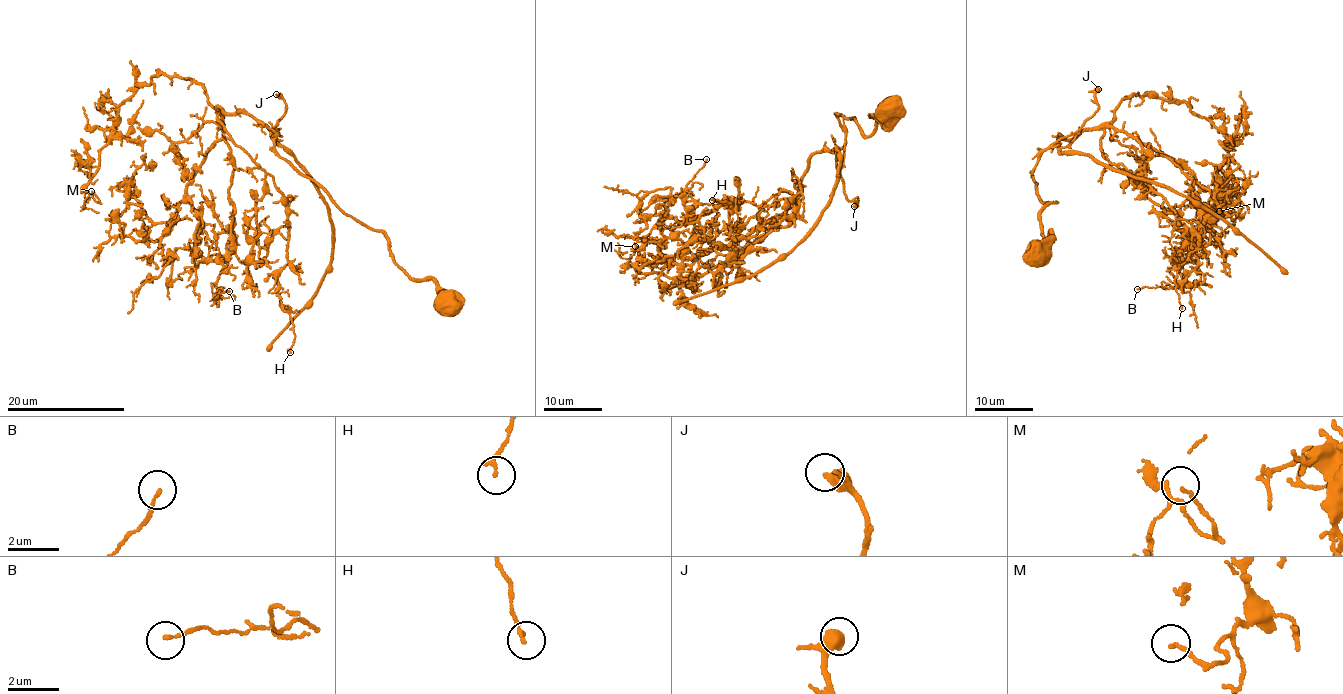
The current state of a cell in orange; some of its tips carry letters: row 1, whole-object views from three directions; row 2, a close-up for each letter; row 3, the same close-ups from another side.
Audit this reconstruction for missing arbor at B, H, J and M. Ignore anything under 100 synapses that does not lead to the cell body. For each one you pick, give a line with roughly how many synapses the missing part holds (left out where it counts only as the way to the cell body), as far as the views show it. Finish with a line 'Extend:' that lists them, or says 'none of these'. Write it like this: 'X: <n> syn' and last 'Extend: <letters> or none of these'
Extend: none of these

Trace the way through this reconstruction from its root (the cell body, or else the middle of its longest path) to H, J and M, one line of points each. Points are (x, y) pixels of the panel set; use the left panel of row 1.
H: (447, 301), (279, 155), (276, 131), (219, 108), (288, 206), (277, 293), (290, 352)
J: (447, 301), (431, 280), (412, 278), (394, 261), (388, 238), (279, 155), (275, 126), (285, 105), (276, 94)
M: (447, 301), (279, 155), (276, 131), (189, 79), (154, 75), (121, 102), (86, 187), (99, 202), (91, 191)

